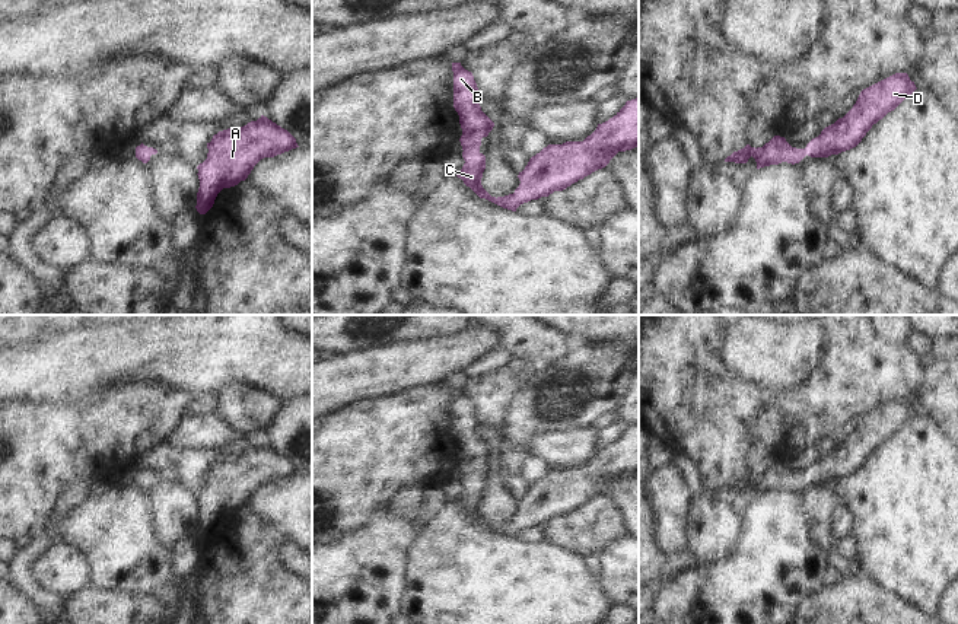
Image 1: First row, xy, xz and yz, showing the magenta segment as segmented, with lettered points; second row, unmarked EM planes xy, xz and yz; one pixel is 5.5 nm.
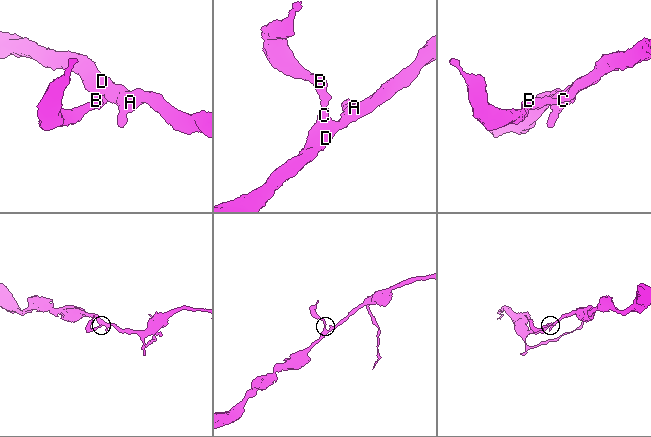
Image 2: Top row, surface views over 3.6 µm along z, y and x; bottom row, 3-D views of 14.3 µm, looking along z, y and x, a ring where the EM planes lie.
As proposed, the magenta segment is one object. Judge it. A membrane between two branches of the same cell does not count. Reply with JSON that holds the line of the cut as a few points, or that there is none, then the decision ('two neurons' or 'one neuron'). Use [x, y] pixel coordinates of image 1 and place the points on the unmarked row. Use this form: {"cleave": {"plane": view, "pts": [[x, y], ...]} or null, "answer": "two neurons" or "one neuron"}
{"cleave": null, "answer": "one neuron"}

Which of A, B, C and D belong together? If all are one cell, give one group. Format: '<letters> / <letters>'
A B C D

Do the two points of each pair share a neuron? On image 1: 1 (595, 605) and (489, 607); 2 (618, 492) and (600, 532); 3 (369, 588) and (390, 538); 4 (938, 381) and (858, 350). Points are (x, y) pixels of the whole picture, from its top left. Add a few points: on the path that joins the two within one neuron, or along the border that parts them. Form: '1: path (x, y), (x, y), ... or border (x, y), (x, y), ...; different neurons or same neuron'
1: path (569, 605), (515, 607); same neuron
2: border (605, 493), (617, 500), (623, 512); different neurons
3: path (369, 576), (369, 569), (381, 550); same neuron
4: border (926, 368), (923, 387), (916, 395); different neurons

